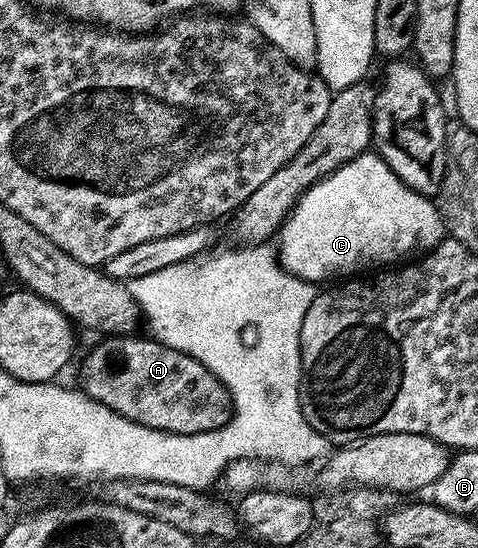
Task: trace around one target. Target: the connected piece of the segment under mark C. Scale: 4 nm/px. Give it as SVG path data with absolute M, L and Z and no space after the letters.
M367 150L347 164L342 164L323 180L316 181L294 203L293 210L286 215L285 222L276 233L276 251L286 271L318 286L321 285L321 280L334 282L339 278L354 278L371 270L401 265L419 254L429 252L446 235L446 227L438 213L437 203L431 197L422 196L404 182L400 182L400 178L396 178L388 162L384 162L377 151Z

